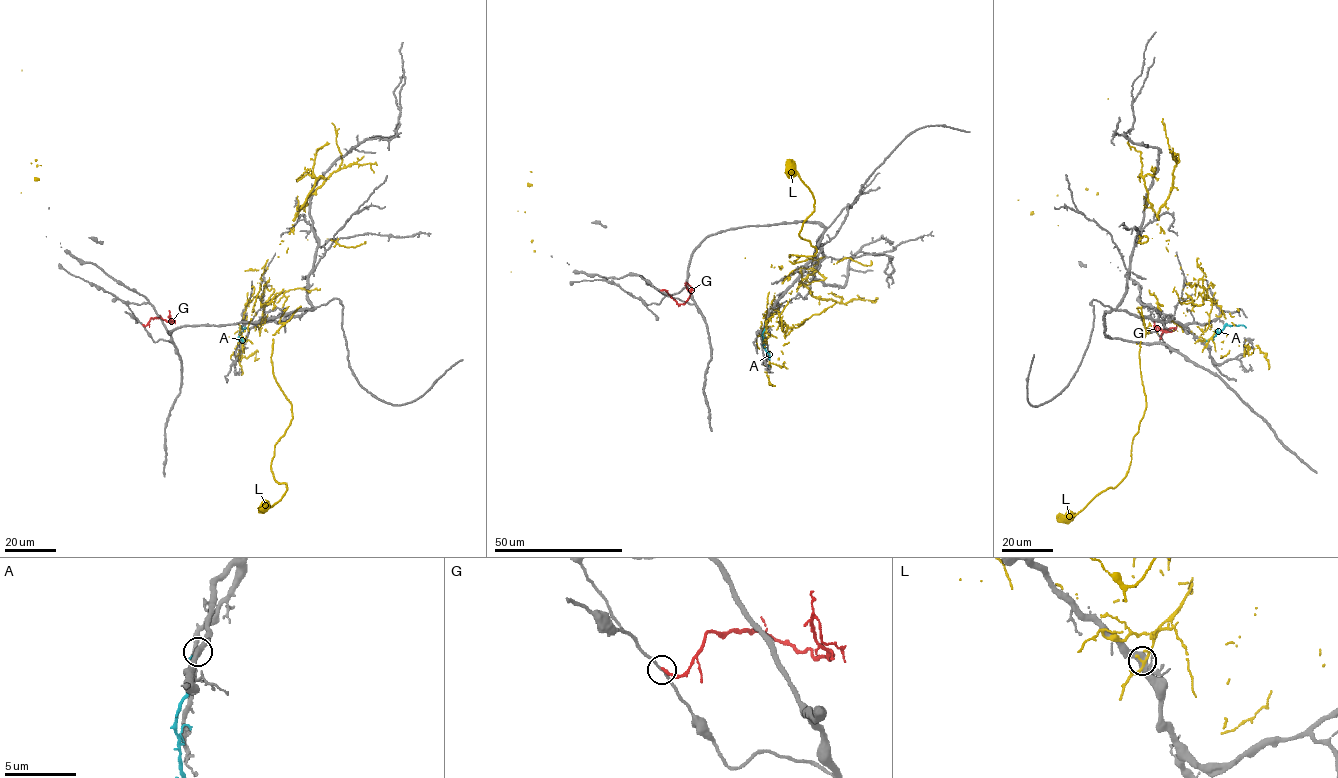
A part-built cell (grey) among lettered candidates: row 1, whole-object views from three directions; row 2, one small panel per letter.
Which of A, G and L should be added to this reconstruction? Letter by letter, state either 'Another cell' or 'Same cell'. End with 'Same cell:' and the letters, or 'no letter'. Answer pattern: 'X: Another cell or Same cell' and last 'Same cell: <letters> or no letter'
A: Another cell
G: Another cell
L: Another cell
Same cell: no letter

